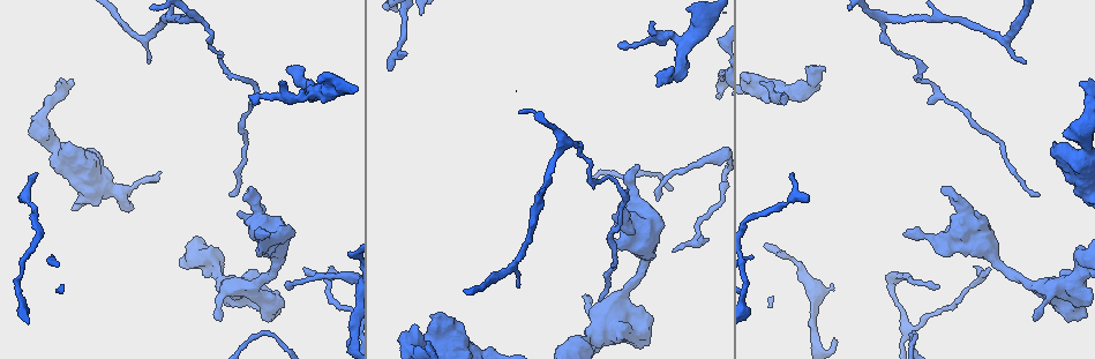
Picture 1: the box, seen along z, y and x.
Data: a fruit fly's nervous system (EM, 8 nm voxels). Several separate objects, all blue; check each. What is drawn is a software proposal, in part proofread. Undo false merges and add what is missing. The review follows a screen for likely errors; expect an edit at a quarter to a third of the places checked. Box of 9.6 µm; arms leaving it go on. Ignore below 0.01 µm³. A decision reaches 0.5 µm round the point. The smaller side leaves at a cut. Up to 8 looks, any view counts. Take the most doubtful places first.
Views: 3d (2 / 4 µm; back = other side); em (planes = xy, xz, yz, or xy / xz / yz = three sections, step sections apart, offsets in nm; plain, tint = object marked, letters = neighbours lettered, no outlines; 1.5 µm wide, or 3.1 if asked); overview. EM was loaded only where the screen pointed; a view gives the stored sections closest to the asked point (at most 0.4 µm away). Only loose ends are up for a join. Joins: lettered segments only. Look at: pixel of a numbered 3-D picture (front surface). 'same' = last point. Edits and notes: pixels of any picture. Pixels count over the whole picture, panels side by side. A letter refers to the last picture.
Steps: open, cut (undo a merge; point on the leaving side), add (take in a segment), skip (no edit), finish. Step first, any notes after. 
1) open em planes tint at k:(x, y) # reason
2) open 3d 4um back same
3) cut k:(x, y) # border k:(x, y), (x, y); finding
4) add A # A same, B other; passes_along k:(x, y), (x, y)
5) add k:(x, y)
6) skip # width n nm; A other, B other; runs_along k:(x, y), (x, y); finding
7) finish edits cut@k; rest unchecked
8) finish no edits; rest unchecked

open em planes plain at 1:(652, 22) # free end

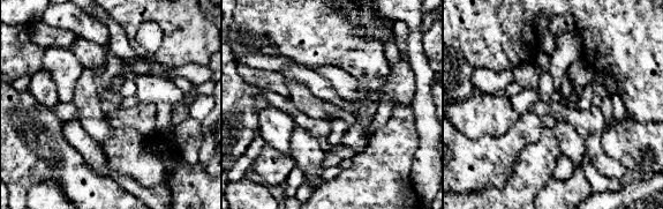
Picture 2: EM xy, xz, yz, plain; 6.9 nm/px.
open em planes letters same

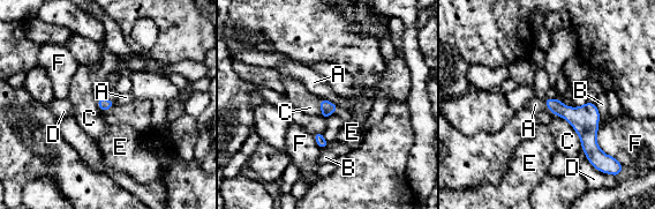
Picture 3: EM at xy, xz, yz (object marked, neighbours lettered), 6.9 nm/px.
skip # A other, B other, C other, D other, E other, F other; border 3:(324, 98), (337, 106); no lettered segment goes on from it

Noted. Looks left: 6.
open 3d 2um back at 1:(618, 203) # branch stops here

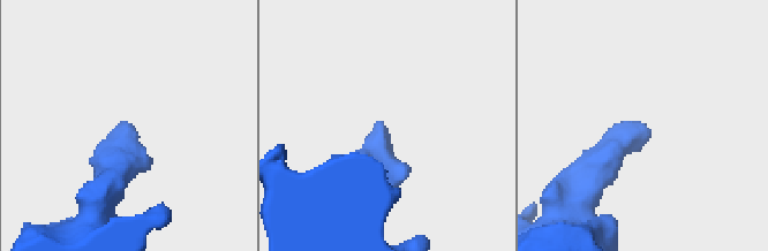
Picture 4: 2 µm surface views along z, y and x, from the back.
open em xz step 4 letters at 4:(120, 131)

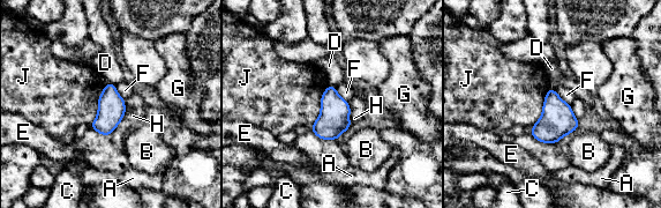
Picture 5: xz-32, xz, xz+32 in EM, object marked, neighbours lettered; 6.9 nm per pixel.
open em planes letters same # another direction

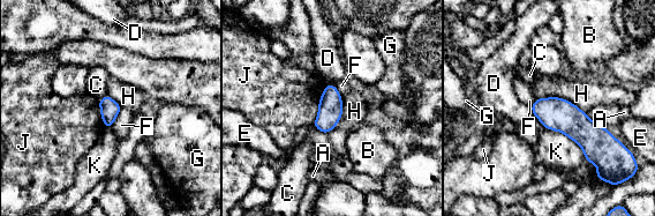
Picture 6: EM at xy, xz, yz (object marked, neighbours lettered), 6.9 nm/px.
skip # A other, B other, C other, D other, E other, F other, G other, H other, J other, K other; runs_along 6:(534, 108), (612, 142); none of them fits

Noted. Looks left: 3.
open em xy step 4 letters at 1:(1037, 196) # long arm stops here

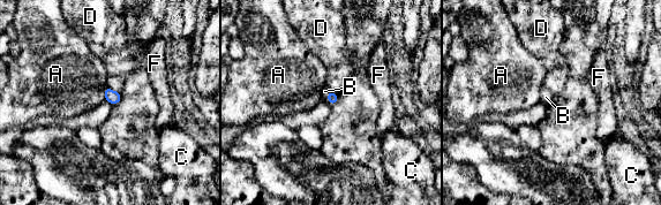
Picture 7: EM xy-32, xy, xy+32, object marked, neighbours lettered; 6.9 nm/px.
open em planes letters same

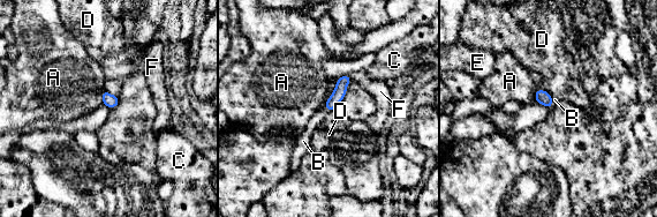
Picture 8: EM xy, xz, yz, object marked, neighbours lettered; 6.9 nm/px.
add B # A other, B same, C other, D other, E other, F other; passes_along 8:(339, 92), (325, 107), (315, 121); it goes on there

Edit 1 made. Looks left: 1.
finish edits add@8; rest unchecked

